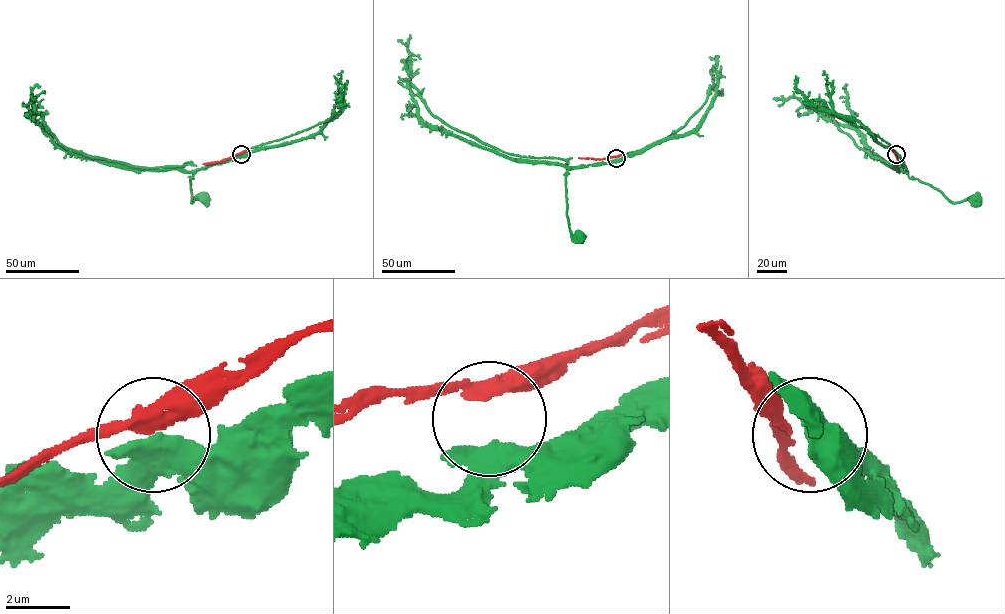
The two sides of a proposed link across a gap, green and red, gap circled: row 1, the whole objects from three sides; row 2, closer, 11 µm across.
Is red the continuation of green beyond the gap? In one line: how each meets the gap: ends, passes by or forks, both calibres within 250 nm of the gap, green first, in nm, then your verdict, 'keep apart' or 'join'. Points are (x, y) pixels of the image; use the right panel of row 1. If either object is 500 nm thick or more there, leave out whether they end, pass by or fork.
650/340 nm | join

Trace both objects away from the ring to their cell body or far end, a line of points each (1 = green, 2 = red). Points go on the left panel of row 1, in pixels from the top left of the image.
1: (241, 154), (198, 169), (190, 179), (191, 202), (197, 198), (205, 199)
2: (241, 154), (203, 164)

